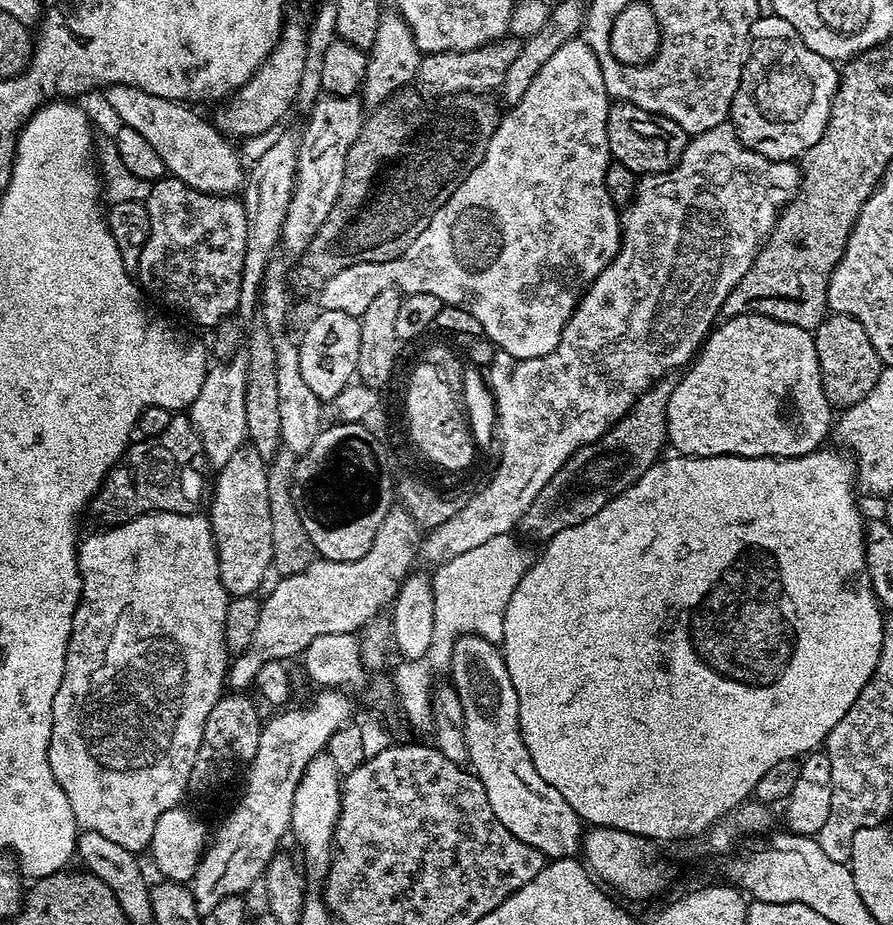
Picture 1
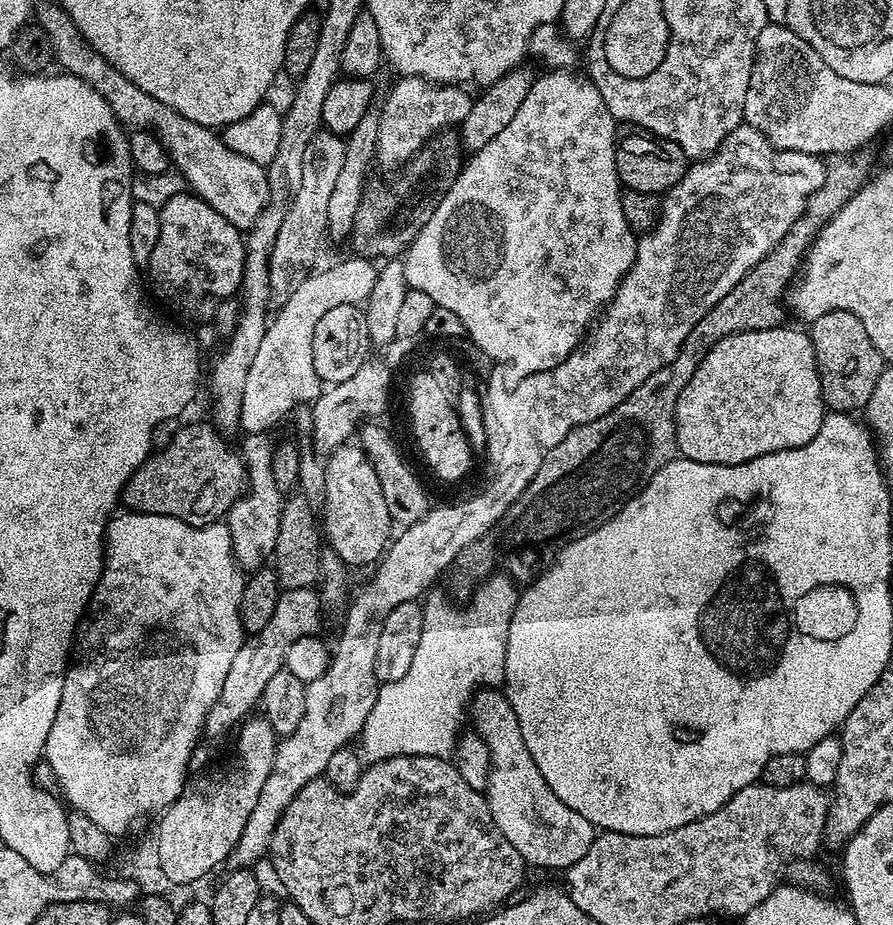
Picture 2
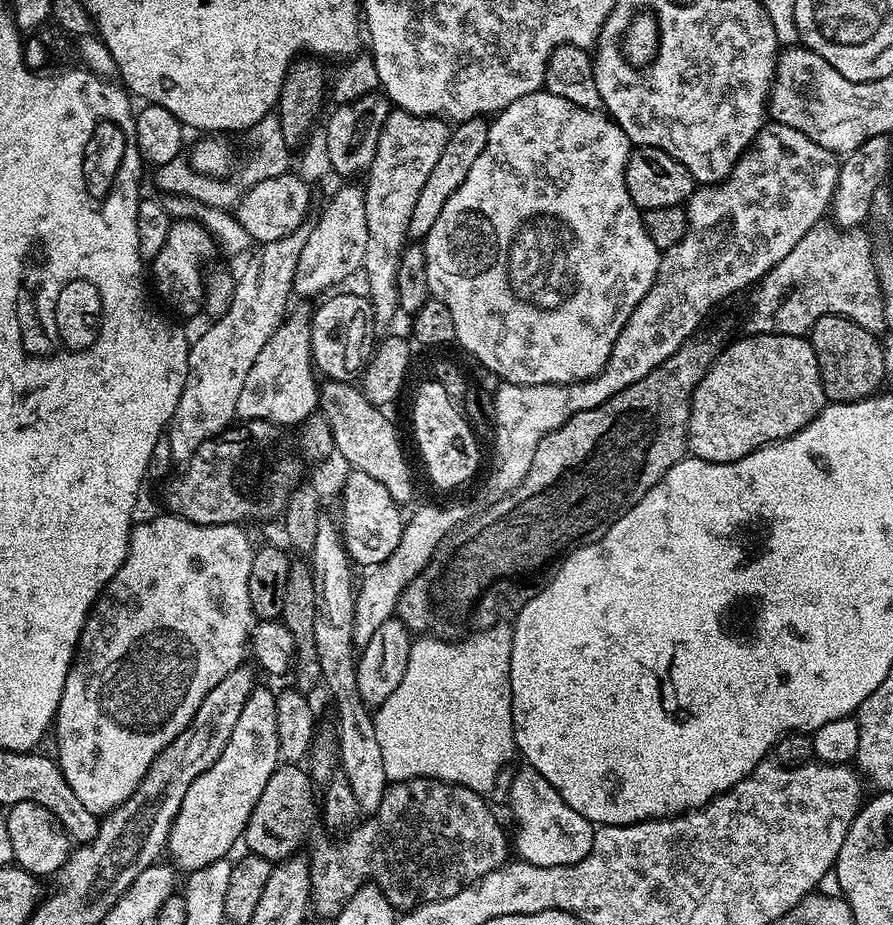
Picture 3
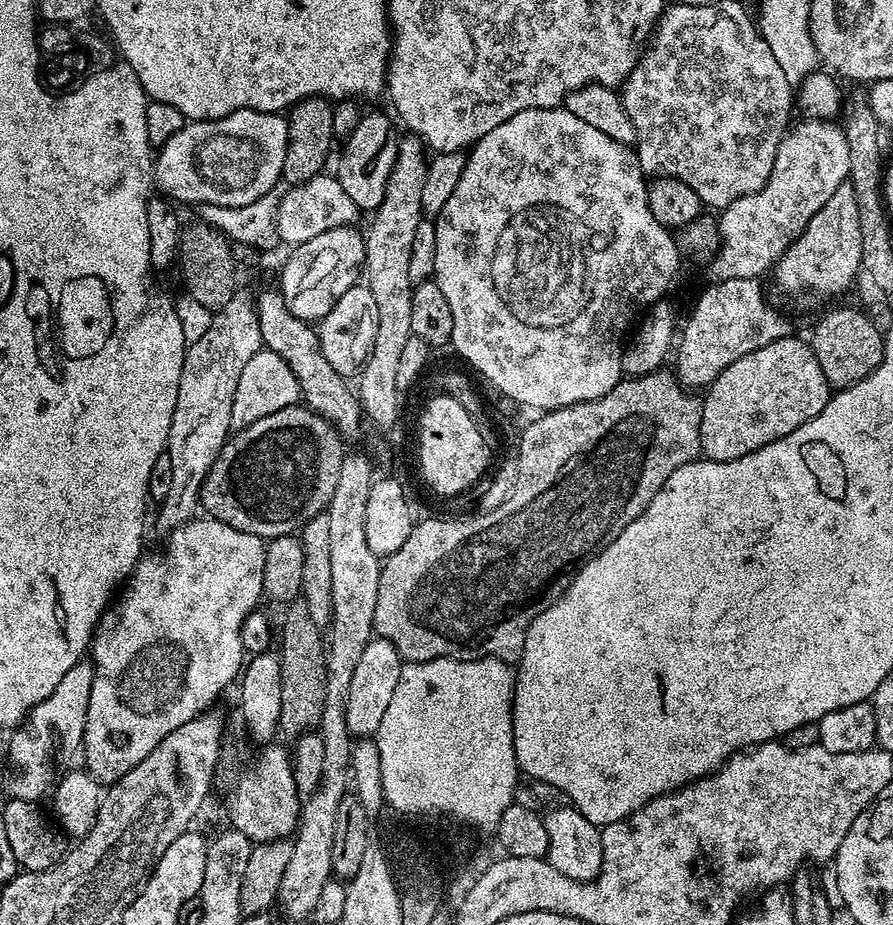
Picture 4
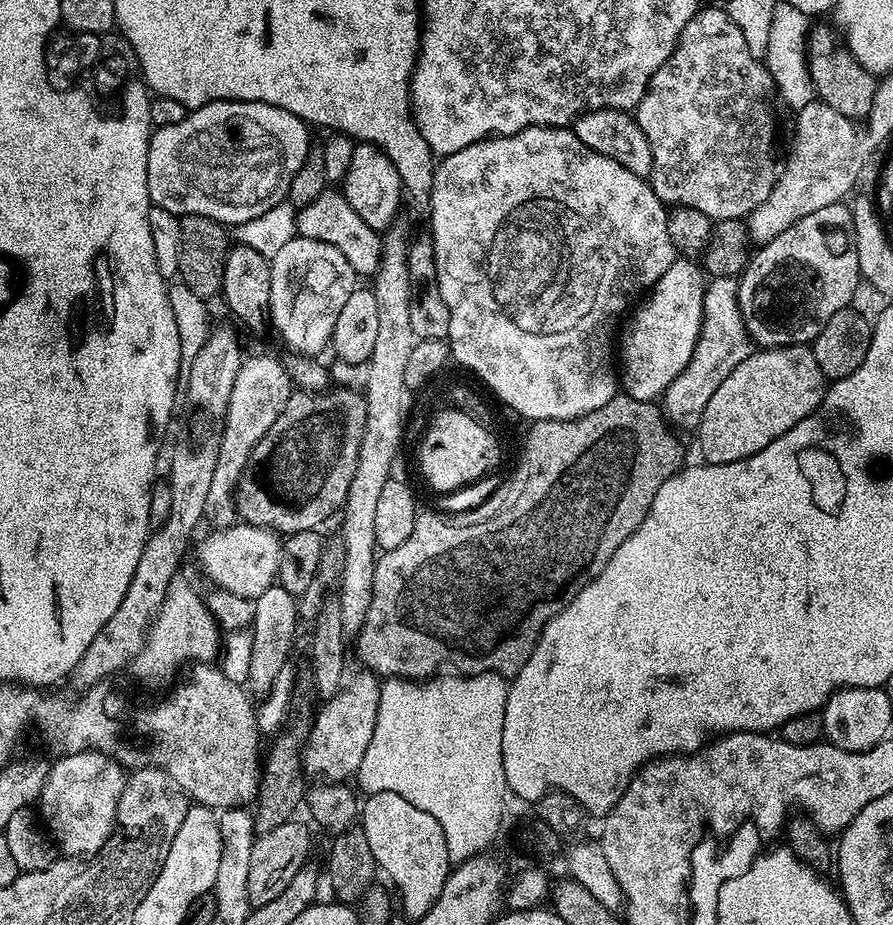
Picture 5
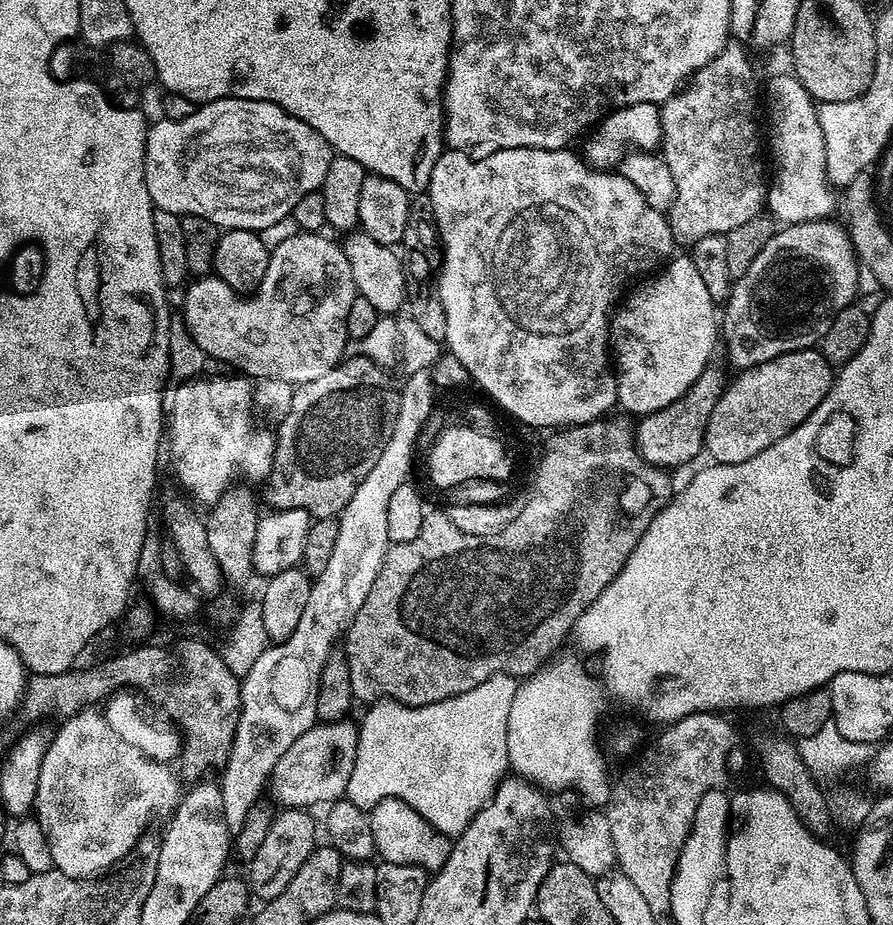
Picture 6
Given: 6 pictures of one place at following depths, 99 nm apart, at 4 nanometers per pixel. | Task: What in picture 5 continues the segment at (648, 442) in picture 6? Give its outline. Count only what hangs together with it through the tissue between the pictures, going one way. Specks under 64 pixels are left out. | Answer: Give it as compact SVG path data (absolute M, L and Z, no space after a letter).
M714 276L707 281L704 289L702 330L698 336L694 354L690 356L690 362L686 364L686 370L682 370L682 374L678 374L678 378L670 384L663 394L662 411L664 419L668 421L673 429L679 430L681 433L695 433L699 429L702 422L702 410L706 410L707 404L710 403L710 397L718 391L718 386L722 386L722 382L731 374L734 366L738 366L738 362L742 362L754 351L752 339L748 337L748 331L738 306L738 290L736 286L737 281L731 276Z

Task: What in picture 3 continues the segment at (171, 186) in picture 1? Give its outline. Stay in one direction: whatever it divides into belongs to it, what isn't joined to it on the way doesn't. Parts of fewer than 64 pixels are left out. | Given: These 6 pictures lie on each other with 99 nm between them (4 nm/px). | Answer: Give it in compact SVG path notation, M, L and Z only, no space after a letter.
M173 220L170 234L162 250L150 261L150 280L156 283L156 292L180 316L200 316L204 306L204 264L213 263L212 255L217 255L215 237L198 220Z

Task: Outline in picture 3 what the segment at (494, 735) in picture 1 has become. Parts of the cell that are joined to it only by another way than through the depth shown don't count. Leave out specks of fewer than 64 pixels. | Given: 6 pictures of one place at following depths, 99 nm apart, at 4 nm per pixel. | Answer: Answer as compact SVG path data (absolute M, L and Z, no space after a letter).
M521 766L512 776L512 785L508 788L508 800L512 803L512 816L516 819L516 824L520 829L516 832L516 840L514 836L514 848L518 853L519 859L524 860L527 864L534 866L570 866L582 862L586 858L586 854L590 854L590 846L594 842L594 826L586 818L582 818L582 814L578 814L578 810L570 807L562 798L562 794L558 794L558 790L554 790L554 786L550 786L550 782L546 782L546 778L542 778L542 774L538 774L538 770L527 766Z

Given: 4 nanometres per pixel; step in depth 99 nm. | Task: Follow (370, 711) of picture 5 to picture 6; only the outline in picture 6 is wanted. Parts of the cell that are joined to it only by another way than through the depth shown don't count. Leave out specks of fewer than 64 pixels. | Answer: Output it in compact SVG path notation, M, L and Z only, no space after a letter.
M345 718L332 723L317 722L298 738L298 742L294 742L294 746L290 746L290 750L286 750L286 754L282 754L282 758L278 758L278 766L272 771L270 793L281 809L316 810L319 804L335 804L347 793L360 738L359 727L350 721Z

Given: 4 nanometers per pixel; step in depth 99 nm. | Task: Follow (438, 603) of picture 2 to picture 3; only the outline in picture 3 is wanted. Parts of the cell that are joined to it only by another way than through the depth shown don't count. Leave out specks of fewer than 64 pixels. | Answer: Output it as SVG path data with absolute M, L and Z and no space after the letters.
M497 622L491 628L477 631L463 638L455 640L442 640L439 636L421 635L413 639L410 658L406 662L406 674L402 674L402 682L398 682L398 690L386 698L375 709L374 717L376 722L378 745L382 748L382 761L386 768L389 781L399 782L401 780L441 780L447 784L457 784L463 788L469 788L481 794L488 794L488 791L496 784L504 763L511 758L512 752L517 751L514 730L512 729L512 695L510 694L510 650L512 649L512 624Z

